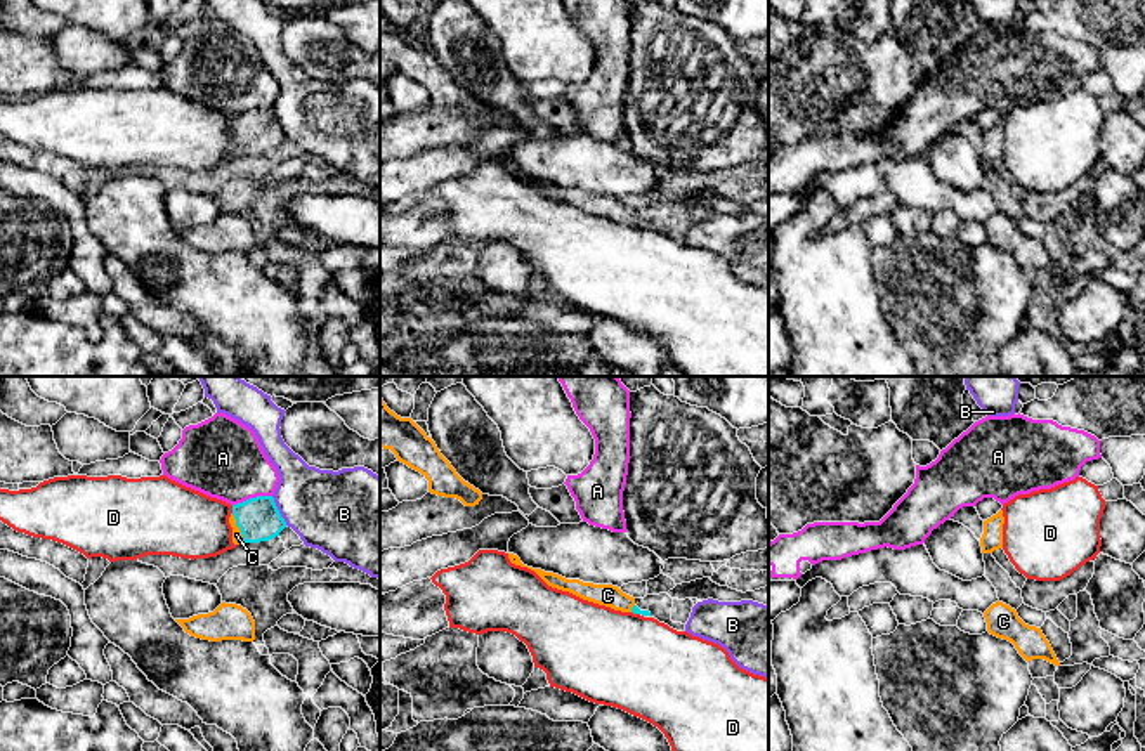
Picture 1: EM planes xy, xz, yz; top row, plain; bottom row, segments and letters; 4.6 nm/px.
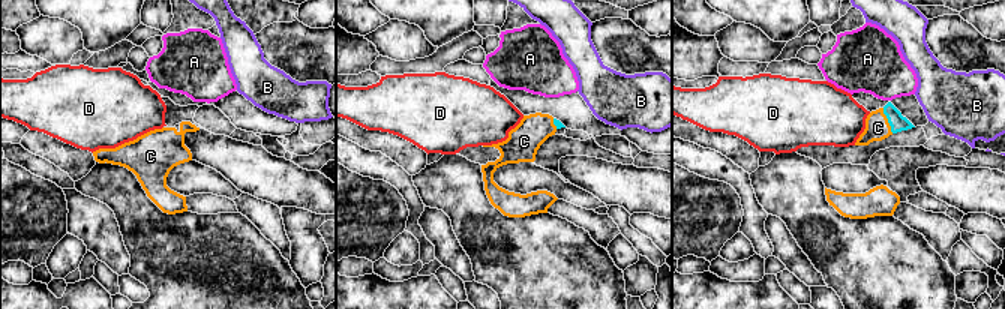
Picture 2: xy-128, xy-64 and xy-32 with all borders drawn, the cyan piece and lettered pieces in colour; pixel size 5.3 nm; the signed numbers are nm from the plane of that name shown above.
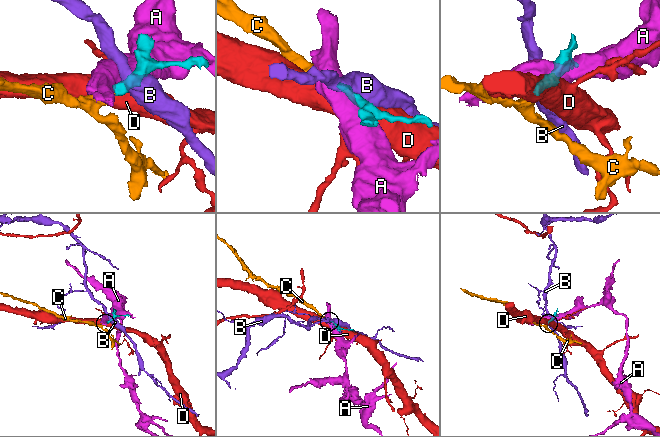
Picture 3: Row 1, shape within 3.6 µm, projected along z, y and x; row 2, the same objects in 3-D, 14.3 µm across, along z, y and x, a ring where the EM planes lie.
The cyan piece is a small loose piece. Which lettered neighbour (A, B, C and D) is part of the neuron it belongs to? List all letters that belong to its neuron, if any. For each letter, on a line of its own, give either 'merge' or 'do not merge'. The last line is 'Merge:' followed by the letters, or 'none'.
A: do not merge
B: do not merge
C: merge
D: do not merge
Merge: C

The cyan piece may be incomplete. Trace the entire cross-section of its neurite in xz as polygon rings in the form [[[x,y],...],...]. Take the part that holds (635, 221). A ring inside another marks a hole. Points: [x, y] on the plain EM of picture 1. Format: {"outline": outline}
{"outline": [[[533,180],[548,198],[569,203],[583,212],[611,219],[614,222],[621,224],[633,224],[642,227],[651,227],[649,222],[640,222],[635,217],[635,210],[623,205],[618,198],[612,196],[593,196],[593,194],[583,194],[579,191],[566,191],[553,184],[545,184],[541,180]]]}

